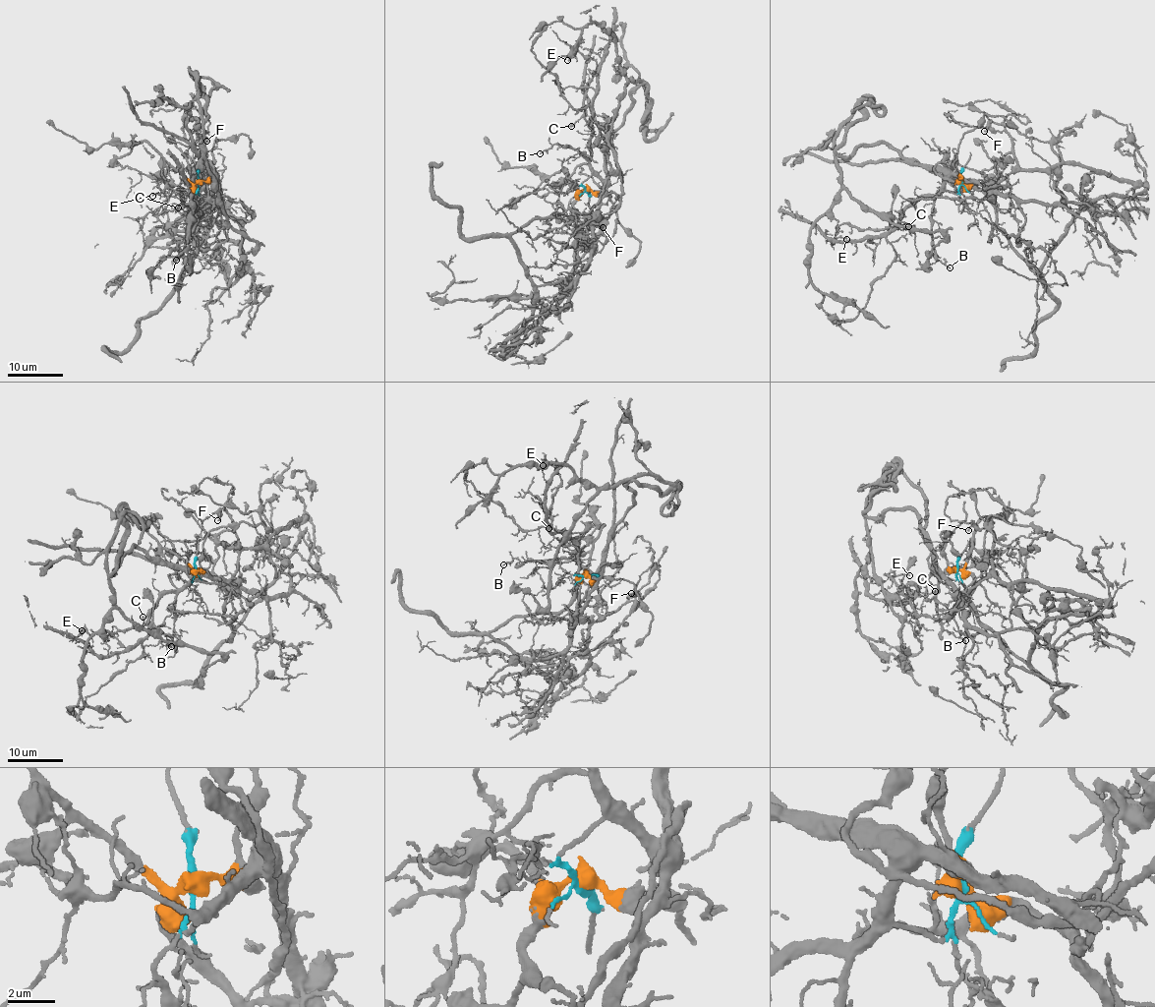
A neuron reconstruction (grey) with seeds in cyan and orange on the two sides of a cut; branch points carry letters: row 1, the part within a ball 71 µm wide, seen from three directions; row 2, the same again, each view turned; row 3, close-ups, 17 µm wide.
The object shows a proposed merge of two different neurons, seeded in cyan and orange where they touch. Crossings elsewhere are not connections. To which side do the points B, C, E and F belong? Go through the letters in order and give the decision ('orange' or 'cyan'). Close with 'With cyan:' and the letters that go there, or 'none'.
B: cyan
C: cyan
E: cyan
F: orange
With cyan: B, C, E

